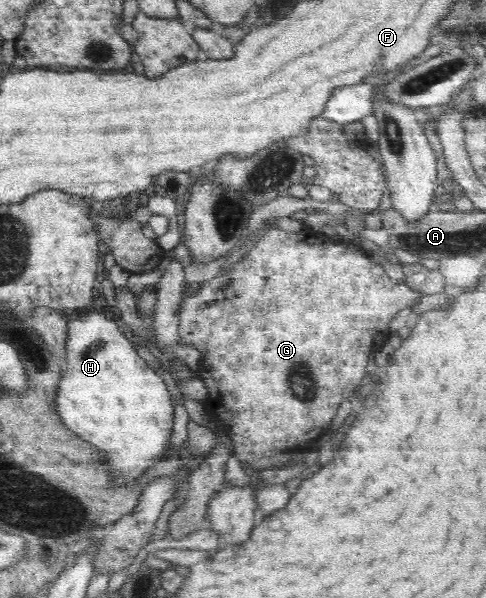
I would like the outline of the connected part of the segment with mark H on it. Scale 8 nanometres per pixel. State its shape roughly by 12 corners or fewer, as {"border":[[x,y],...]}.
{"border":[[116,319],[68,321],[65,426],[130,478],[170,445],[163,379]]}

